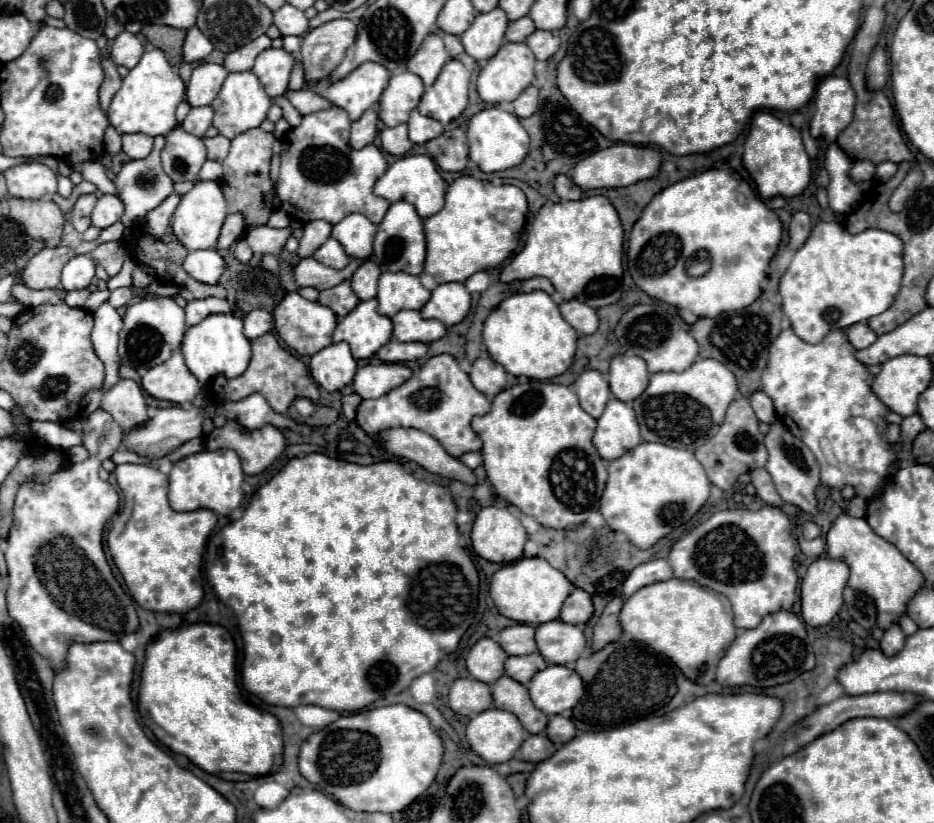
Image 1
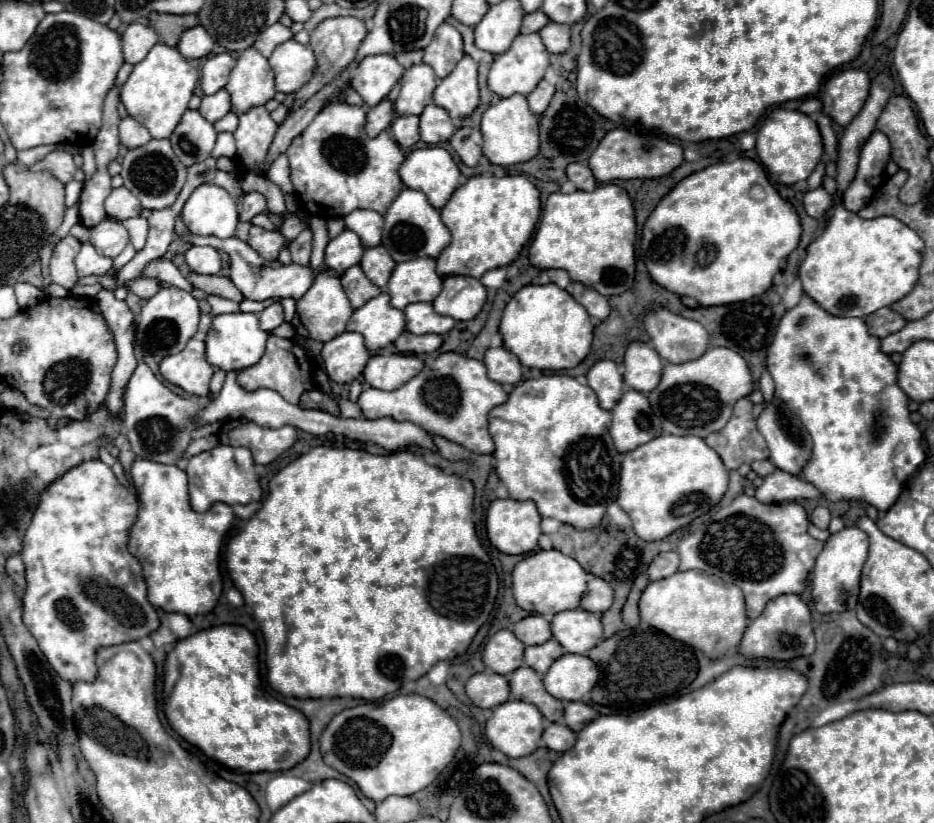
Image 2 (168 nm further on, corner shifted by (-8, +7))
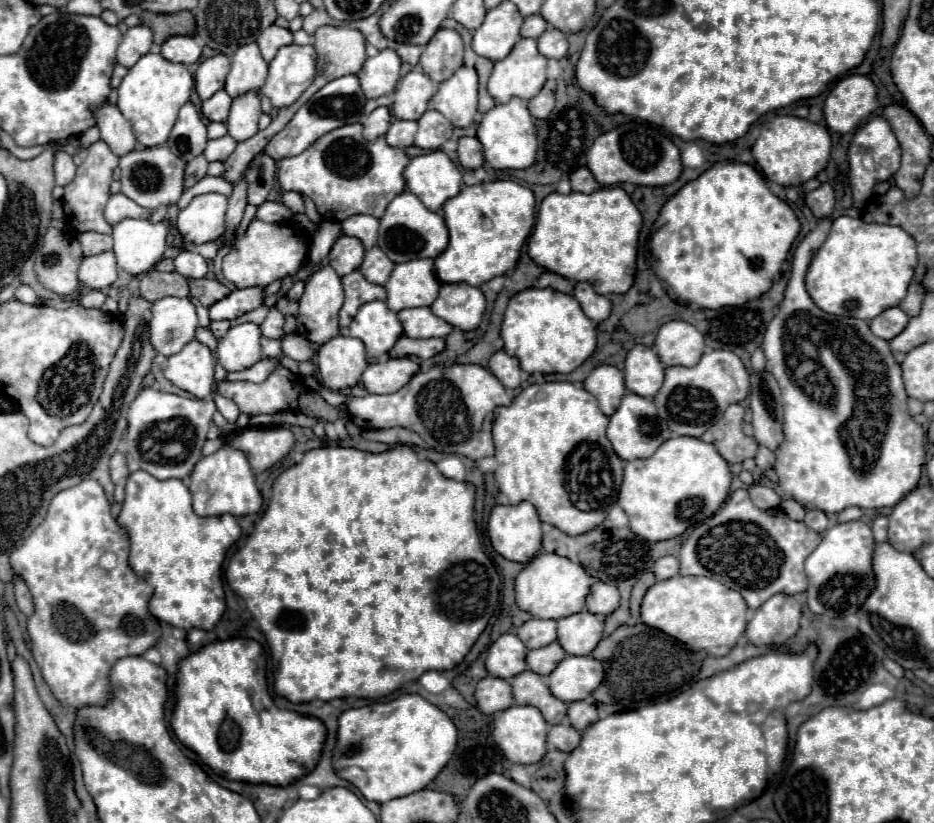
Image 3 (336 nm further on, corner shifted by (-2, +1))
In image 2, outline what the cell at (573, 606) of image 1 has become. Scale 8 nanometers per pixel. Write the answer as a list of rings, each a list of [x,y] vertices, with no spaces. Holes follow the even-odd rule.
[[[591,578],[589,588],[581,600],[581,608],[587,612],[605,612],[613,604],[613,588],[601,580],[601,578]]]

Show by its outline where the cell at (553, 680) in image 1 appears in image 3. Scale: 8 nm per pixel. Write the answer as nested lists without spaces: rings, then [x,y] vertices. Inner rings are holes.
[[[567,656],[547,678],[555,698],[563,702],[585,700],[603,680],[603,664],[589,656]]]

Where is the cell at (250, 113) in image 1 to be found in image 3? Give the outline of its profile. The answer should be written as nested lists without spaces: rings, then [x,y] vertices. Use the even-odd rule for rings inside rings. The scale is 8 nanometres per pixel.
[[[245,44],[235,52],[231,60],[225,90],[227,94],[231,94],[231,98],[247,94],[247,90],[261,92],[265,78],[267,78],[267,62],[261,58],[257,44]]]

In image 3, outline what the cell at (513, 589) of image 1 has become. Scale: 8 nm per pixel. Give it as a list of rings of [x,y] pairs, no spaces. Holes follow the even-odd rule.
[[[557,554],[535,556],[515,578],[515,600],[517,606],[535,618],[559,620],[577,614],[585,608],[585,596],[595,578],[591,578],[581,564],[561,558]]]

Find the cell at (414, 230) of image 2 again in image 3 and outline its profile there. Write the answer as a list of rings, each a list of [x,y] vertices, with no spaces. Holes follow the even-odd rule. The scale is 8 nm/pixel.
[[[403,192],[399,196],[395,196],[391,200],[391,204],[387,206],[383,218],[381,218],[381,226],[379,226],[379,240],[377,246],[395,262],[409,262],[415,258],[437,258],[449,244],[449,236],[447,236],[447,228],[445,228],[445,220],[427,210],[419,198],[415,198],[415,194],[411,192]]]

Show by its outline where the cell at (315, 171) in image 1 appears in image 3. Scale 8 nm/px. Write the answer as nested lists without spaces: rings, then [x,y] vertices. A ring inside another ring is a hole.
[[[355,122],[323,134],[299,156],[279,160],[277,180],[283,190],[295,190],[311,198],[317,212],[325,220],[343,222],[355,214],[381,218],[391,198],[405,190],[403,168],[407,164],[409,156],[403,148],[387,146],[383,136],[379,136],[375,142],[367,142],[361,136],[361,124]]]

